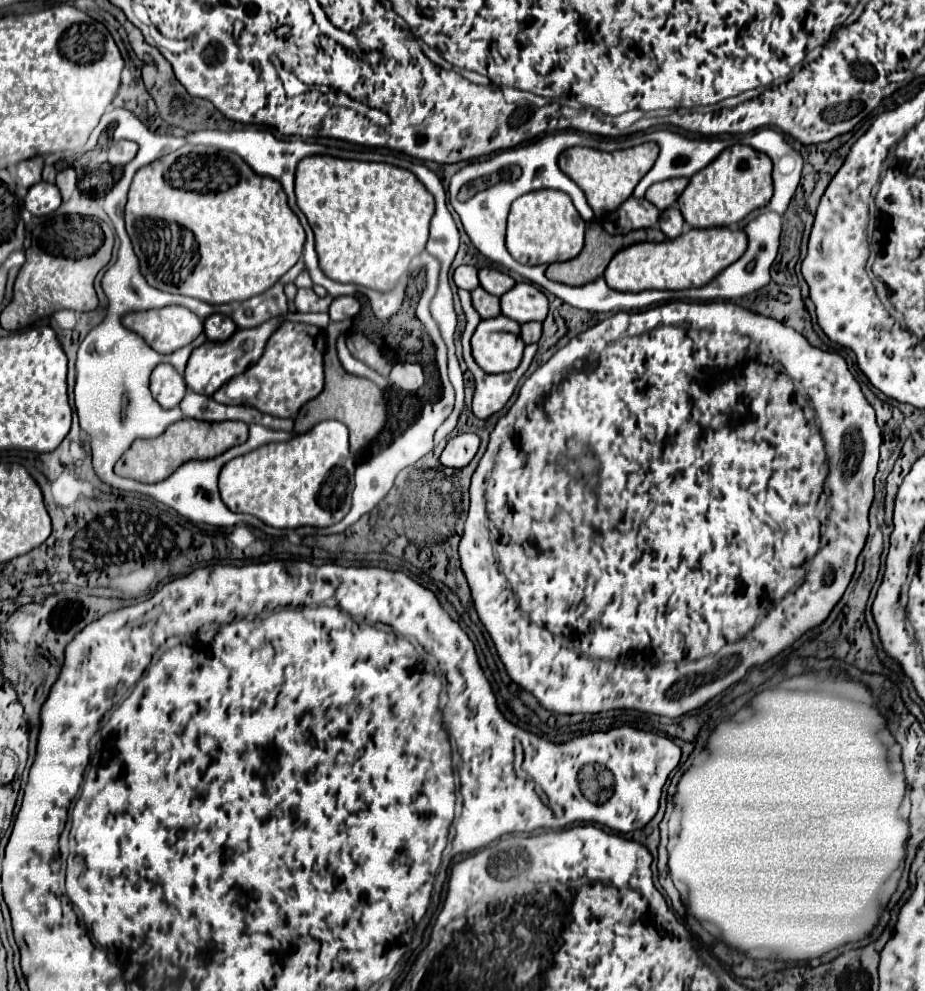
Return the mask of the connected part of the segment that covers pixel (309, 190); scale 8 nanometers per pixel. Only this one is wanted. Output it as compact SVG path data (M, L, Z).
M330 155L304 157L298 163L296 201L314 237L320 269L340 283L390 291L408 263L424 251L434 197L414 173L388 165L346 161Z

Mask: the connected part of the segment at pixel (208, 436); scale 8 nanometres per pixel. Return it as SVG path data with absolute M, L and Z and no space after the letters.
M180 419L170 425L160 437L156 439L138 439L132 447L118 459L114 471L120 477L136 479L140 483L158 483L170 477L182 463L190 459L212 459L234 445L240 445L248 439L248 425L242 421L222 421L222 423L208 423L198 419Z

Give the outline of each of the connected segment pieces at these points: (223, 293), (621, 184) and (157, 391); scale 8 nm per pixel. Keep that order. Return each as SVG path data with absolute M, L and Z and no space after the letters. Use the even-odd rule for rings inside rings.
M184 145L138 169L126 203L126 231L148 285L210 305L242 303L270 289L302 257L304 229L288 207L282 185L256 175L242 157L204 145Z
M642 143L630 149L612 151L612 153L596 151L590 147L570 147L560 155L558 165L560 165L560 171L568 175L584 191L586 201L592 207L594 215L600 217L618 209L632 195L634 185L638 185L638 181L650 171L656 157L658 157L656 143Z
M160 363L152 371L150 391L162 409L172 409L180 405L186 393L186 383L184 383L184 377L178 375L178 371L170 363Z

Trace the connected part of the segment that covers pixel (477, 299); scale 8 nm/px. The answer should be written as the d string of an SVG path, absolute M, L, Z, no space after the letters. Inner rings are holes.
M482 287L472 291L472 305L480 313L482 319L490 319L494 315L500 315L500 299L486 293Z

